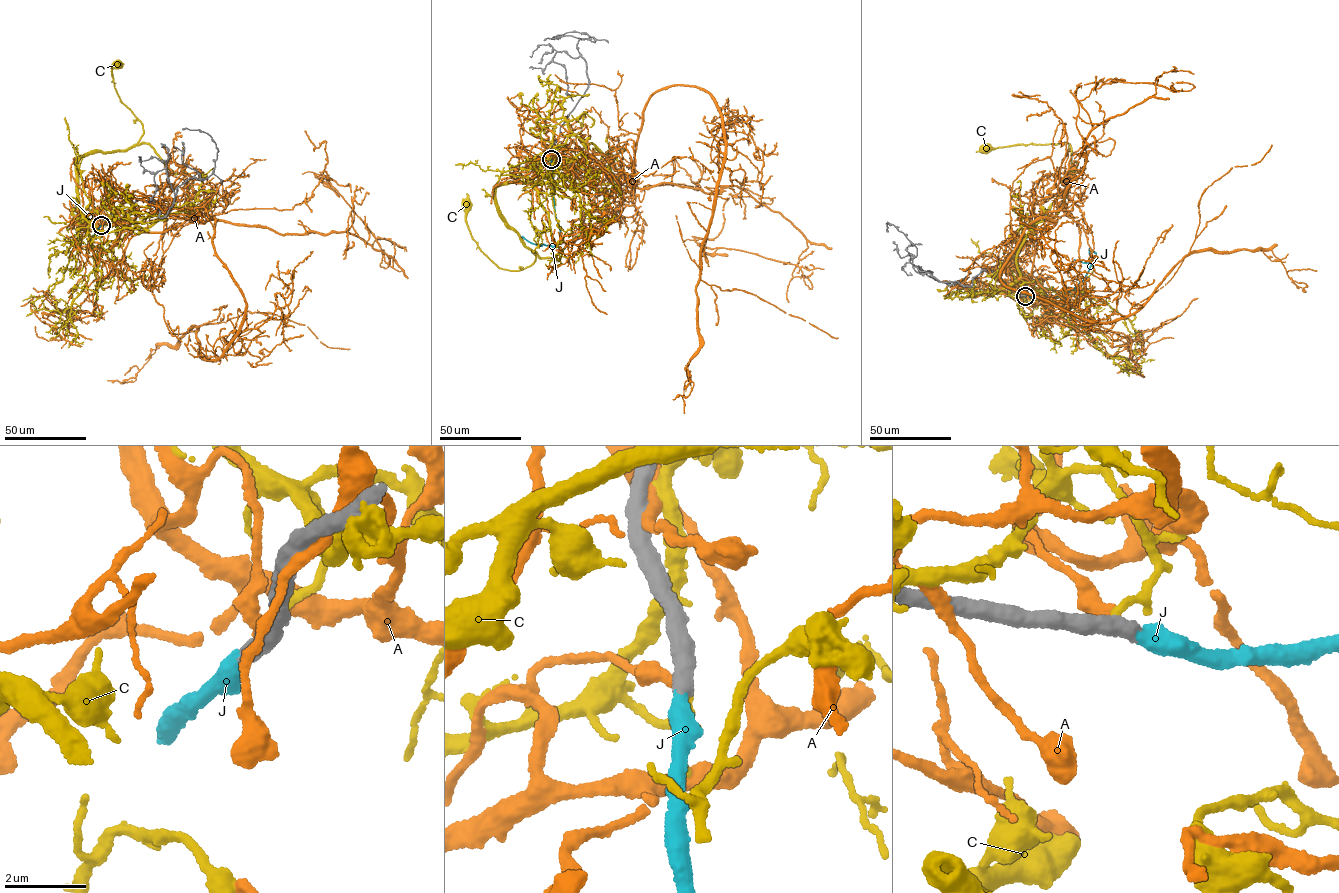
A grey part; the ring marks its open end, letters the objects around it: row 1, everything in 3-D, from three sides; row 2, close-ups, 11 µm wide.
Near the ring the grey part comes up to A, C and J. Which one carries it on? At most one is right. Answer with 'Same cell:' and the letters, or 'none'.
Same cell: J

